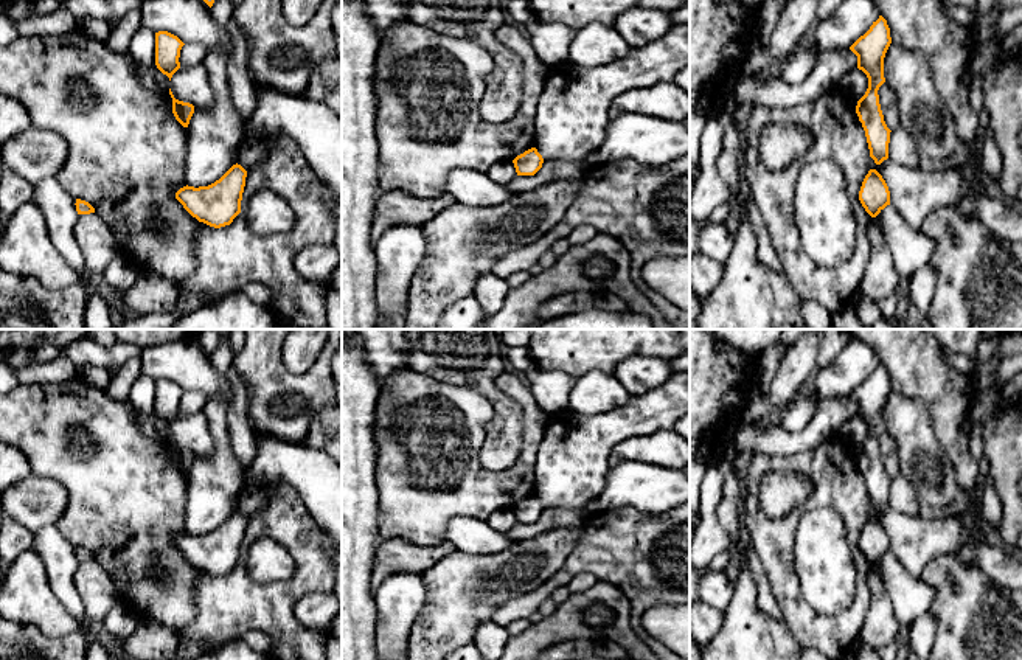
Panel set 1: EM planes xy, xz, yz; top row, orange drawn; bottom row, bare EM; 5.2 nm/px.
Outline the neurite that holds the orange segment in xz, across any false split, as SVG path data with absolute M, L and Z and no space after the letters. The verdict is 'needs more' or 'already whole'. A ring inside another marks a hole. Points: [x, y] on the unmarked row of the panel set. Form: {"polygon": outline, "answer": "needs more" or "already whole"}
{"polygon": "M531 495L517 503L513 511L517 523L534 523L542 516L544 506L536 495Z", "answer": "already whole"}

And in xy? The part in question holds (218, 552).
{"polygon": "M236 511L208 534L194 536L186 533L180 536L176 547L199 570L221 576L230 573L241 561L245 525L247 519Z", "answer": "already whole"}

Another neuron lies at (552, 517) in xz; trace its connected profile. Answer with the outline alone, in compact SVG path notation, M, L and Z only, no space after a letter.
M547 508L534 523L517 523L508 531L508 536L517 542L556 528L582 528L586 520L587 514L582 508Z

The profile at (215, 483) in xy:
M210 398L203 407L214 446L210 453L194 455L186 475L188 534L208 534L219 528L238 511L239 498L247 488L247 467L236 458L230 444L228 407L224 398Z

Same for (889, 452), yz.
M885 430L879 435L878 443L884 469L890 478L895 478L899 474L896 443Z

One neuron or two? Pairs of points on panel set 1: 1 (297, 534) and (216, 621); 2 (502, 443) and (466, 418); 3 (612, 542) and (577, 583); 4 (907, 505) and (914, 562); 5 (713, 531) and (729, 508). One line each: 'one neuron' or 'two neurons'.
1: one neuron
2: two neurons
3: two neurons
4: two neurons
5: two neurons

